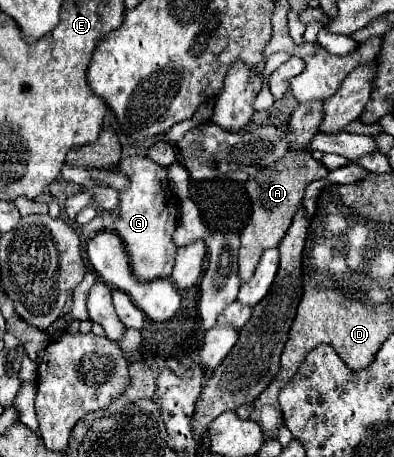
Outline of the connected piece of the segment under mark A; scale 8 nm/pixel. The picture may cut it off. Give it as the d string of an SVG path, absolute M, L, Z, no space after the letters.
M286 152L286 156L272 168L260 170L254 178L246 182L246 192L252 200L252 216L248 226L240 234L240 252L238 252L238 274L242 284L248 282L256 270L256 264L266 248L276 248L280 240L284 238L286 230L292 224L292 218L304 198L306 186L314 180L320 180L328 174L328 170L322 166L322 162L314 160L310 152L292 154Z

